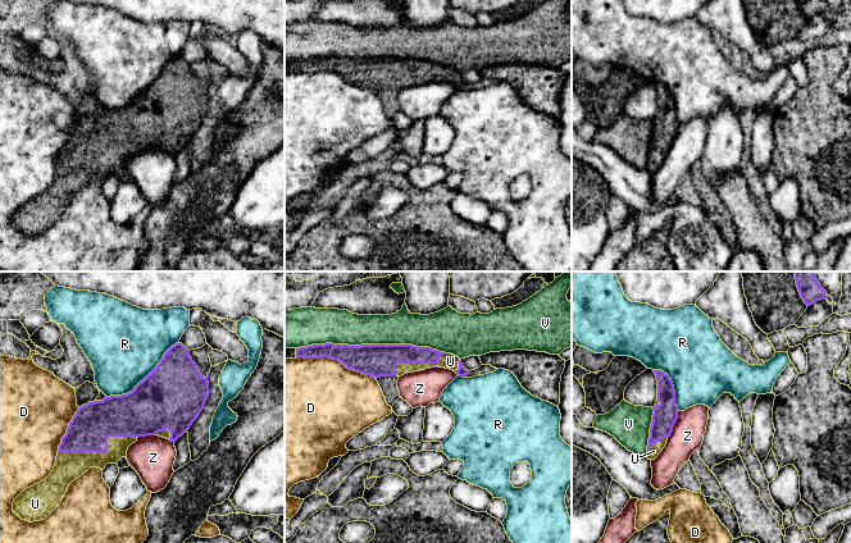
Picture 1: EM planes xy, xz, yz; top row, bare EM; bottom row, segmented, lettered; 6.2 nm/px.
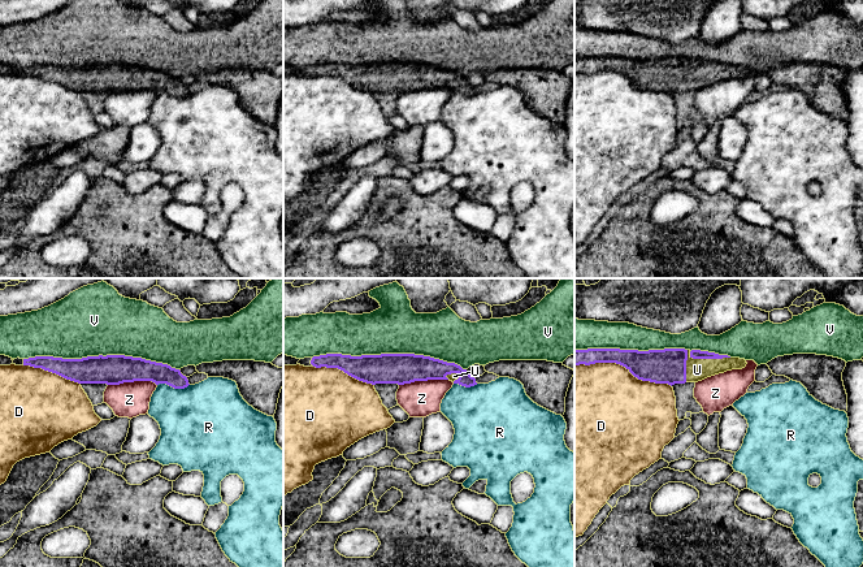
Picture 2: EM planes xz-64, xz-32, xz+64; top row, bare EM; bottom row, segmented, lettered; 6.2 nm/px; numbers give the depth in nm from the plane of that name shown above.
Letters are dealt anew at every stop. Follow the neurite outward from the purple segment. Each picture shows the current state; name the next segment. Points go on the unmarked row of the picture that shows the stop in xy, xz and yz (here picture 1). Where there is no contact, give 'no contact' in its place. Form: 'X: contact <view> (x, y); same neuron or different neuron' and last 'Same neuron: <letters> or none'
D: contact xz (336, 72); different neuron
R: contact xy (145, 91); different neuron
U: contact xy (101, 164); same neuron
V: contact xz (371, 58); different neuron
Z: contact yz (674, 136); different neuron
Same neuron: U

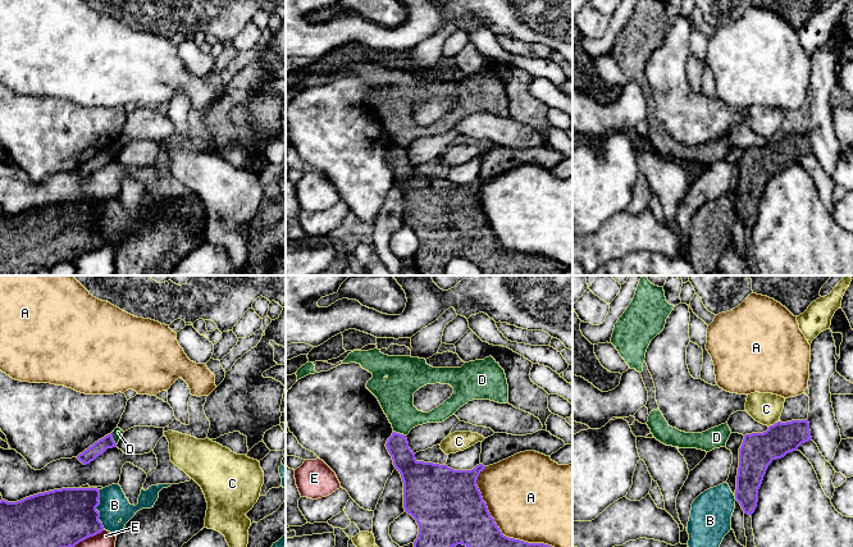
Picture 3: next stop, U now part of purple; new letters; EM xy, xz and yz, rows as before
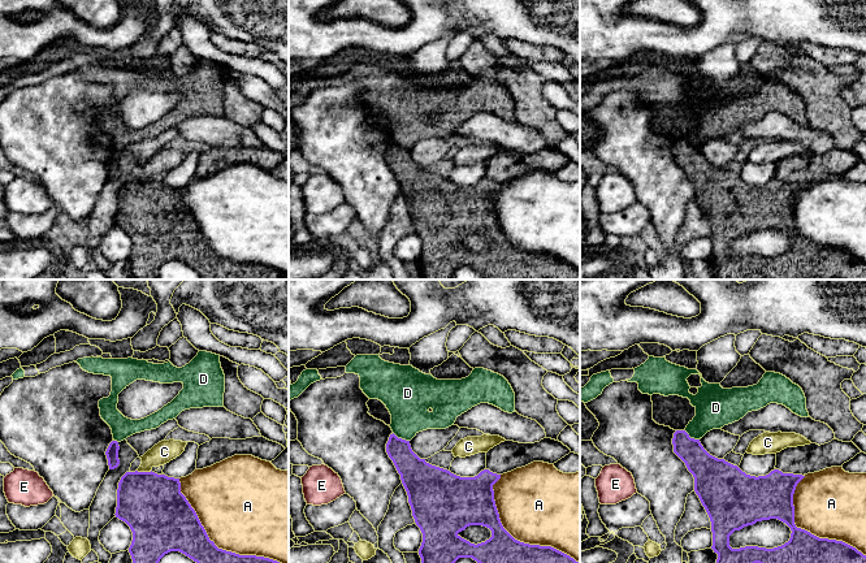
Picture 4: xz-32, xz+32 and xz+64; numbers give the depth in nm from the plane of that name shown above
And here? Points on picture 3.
A: contact xz (505, 249); different neuron
B: contact xy (95, 222); different neuron
C: contact yz (774, 137); different neuron
D: contact xy (112, 151); different neuron
E: contact xy (87, 250); different neuron
Same neuron: none

